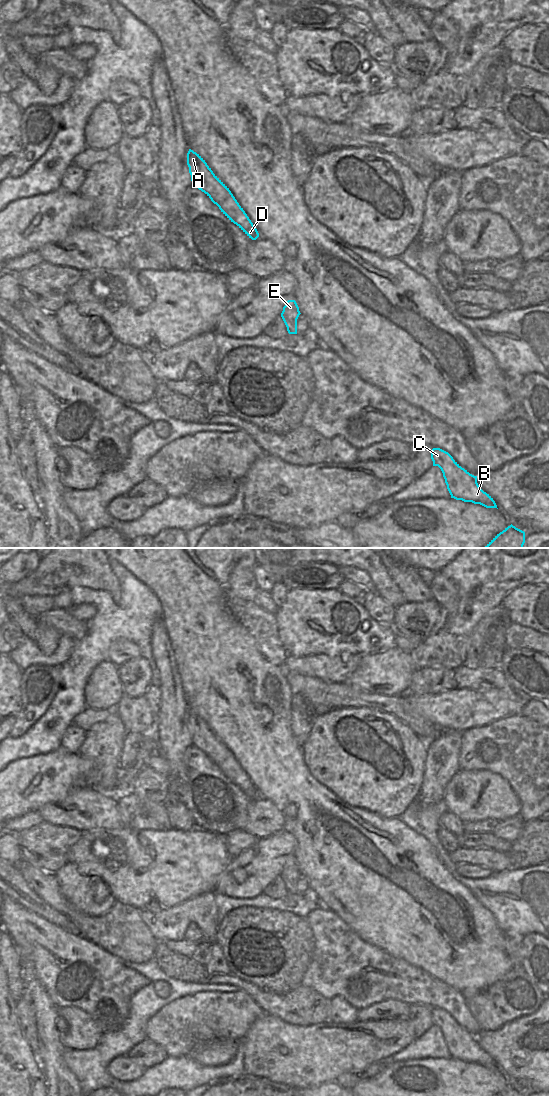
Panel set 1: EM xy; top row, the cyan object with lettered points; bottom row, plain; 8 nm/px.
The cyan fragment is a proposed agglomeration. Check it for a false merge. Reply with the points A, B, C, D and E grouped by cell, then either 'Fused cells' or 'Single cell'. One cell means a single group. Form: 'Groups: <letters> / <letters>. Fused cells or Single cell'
Groups: A B C D E. Single cell.

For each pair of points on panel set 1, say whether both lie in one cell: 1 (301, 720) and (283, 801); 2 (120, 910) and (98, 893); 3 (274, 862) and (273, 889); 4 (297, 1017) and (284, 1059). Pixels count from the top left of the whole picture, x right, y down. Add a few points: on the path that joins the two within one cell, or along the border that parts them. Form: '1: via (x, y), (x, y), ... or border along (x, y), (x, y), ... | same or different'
1: border along (290, 717), (292, 736), (302, 746) | different
2: border along (116, 901), (105, 913), (92, 916) | different
3: border along (280, 875), (262, 893) | different
4: border along (273, 1016), (294, 1025), (318, 1024) | different

